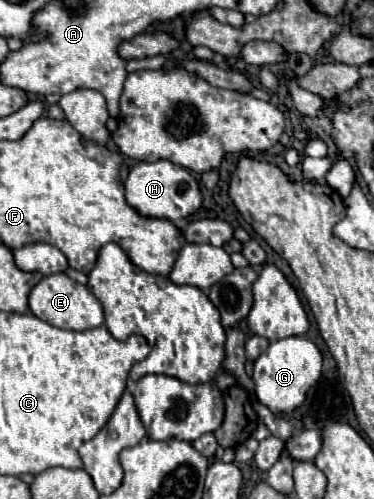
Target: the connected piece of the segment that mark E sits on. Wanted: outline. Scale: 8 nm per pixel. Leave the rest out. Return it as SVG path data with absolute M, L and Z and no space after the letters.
M51 274L45 276L31 292L29 292L29 310L57 326L57 328L65 328L65 330L89 330L89 328L97 328L103 324L103 308L101 302L91 294L91 290L75 280L71 280L67 274Z

